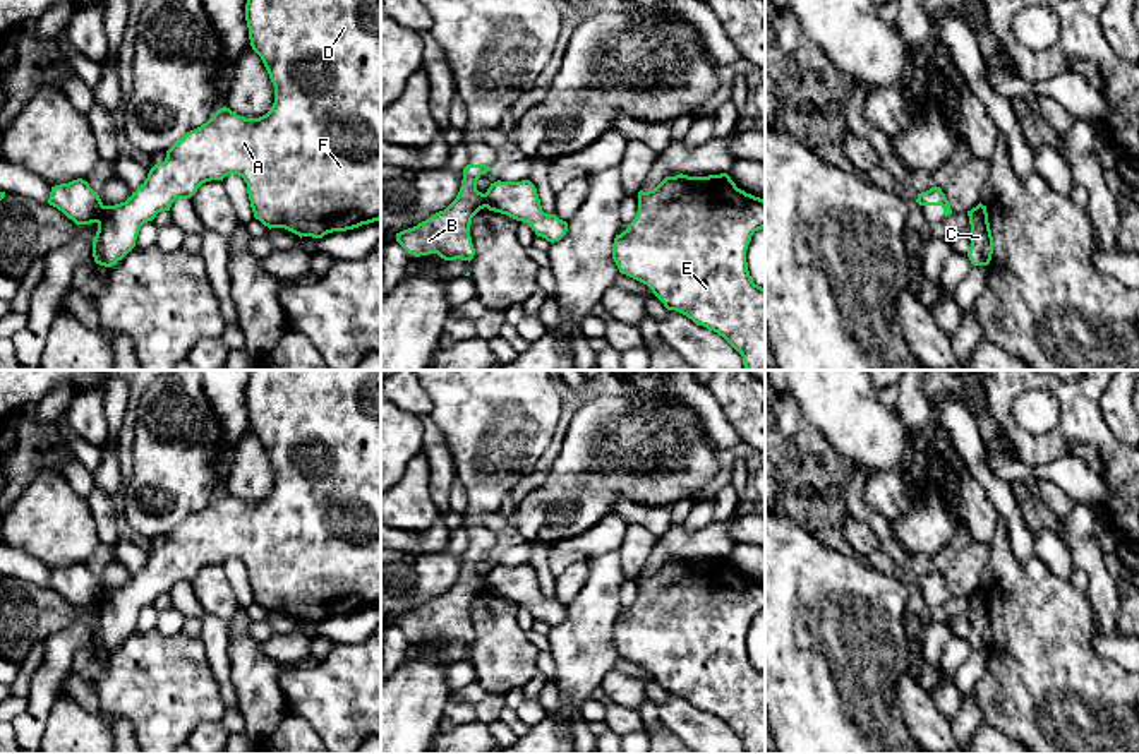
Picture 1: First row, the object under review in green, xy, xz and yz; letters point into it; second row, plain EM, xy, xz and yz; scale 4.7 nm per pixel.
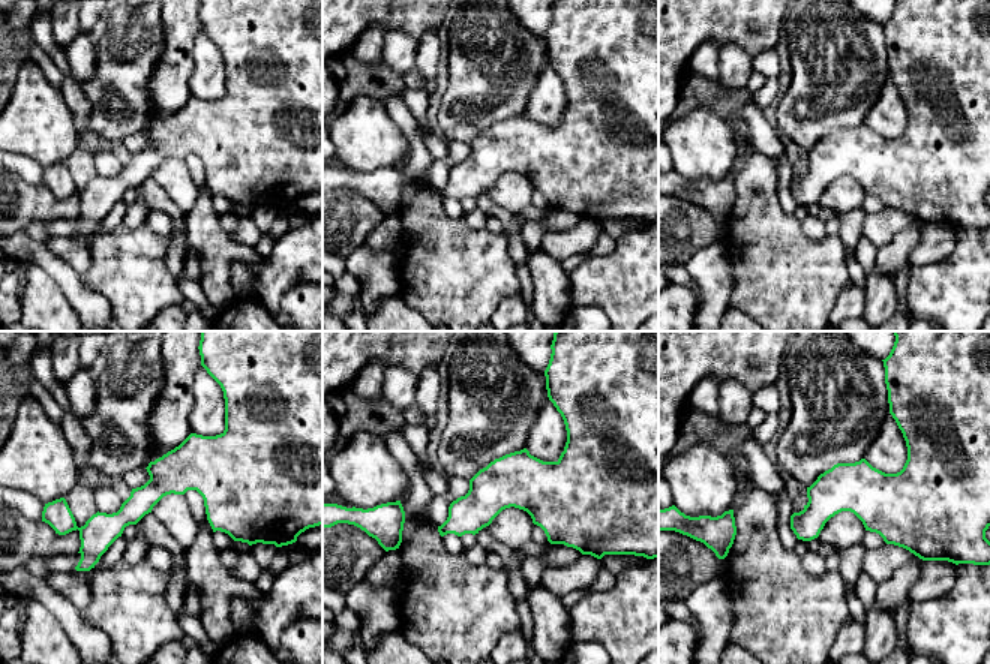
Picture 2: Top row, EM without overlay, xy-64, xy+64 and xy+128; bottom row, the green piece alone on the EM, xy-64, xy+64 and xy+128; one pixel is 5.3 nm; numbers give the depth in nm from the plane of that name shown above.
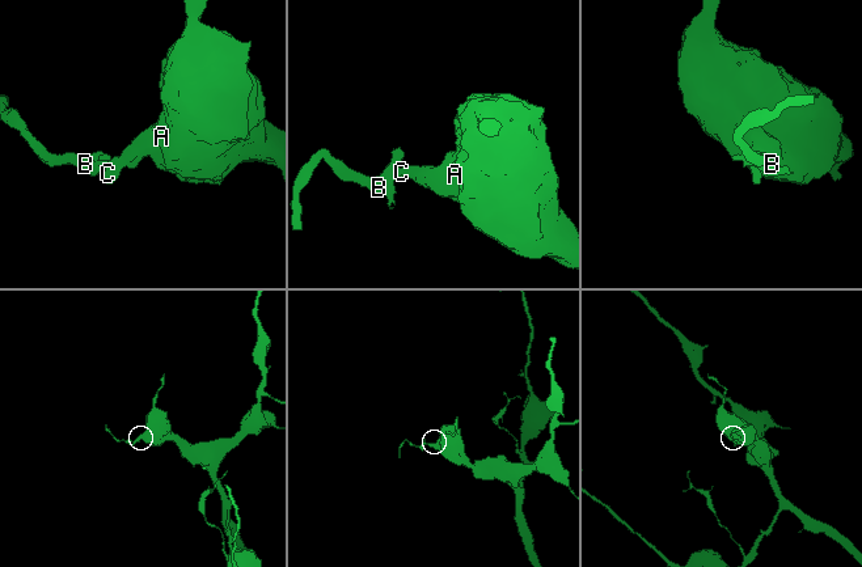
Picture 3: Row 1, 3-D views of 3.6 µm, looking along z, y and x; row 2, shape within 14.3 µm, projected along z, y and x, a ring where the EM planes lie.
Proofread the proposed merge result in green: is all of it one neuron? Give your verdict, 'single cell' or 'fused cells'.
fused cells

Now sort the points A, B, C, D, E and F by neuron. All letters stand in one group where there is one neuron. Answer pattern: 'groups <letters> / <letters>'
groups A C D E F / B

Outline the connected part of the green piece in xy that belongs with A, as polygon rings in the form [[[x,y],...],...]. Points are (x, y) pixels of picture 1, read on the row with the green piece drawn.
[[[247,0],[245,21],[250,46],[274,86],[273,106],[259,118],[223,106],[173,144],[125,202],[103,207],[93,240],[96,264],[115,266],[136,247],[144,223],[170,211],[177,199],[190,199],[202,183],[232,173],[244,178],[254,218],[269,230],[322,238],[381,219],[381,0]]]

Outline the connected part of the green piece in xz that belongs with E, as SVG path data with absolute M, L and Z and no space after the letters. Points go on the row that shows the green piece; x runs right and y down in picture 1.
M679 173L676 177L666 177L654 190L638 192L636 216L621 235L616 235L612 259L621 274L647 284L667 310L676 310L691 319L696 326L703 326L722 336L743 356L746 370L765 370L765 288L753 283L746 262L751 236L762 228L765 228L765 200L738 188L727 173L708 177L688 177Z

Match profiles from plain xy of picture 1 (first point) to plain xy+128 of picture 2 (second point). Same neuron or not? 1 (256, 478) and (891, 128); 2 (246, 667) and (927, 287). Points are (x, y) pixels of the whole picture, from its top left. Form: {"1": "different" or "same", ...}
{"1": "same", "2": "different"}

